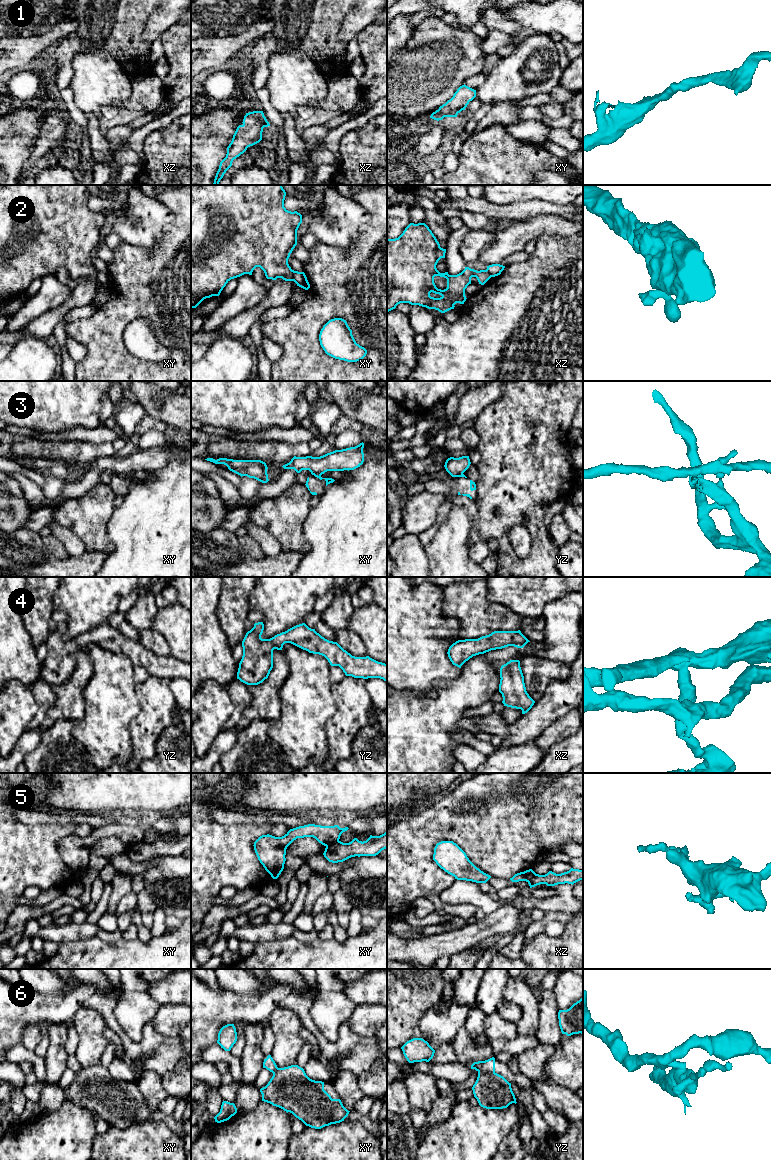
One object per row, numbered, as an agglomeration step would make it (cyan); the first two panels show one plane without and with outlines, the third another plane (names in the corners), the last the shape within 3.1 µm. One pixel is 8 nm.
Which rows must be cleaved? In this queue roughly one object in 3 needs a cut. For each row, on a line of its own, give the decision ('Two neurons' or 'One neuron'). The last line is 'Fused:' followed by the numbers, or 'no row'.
1: One neuron
2: Two neurons
3: Two neurons
4: One neuron
5: Two neurons
6: One neuron
Fused: 2, 3, 5

